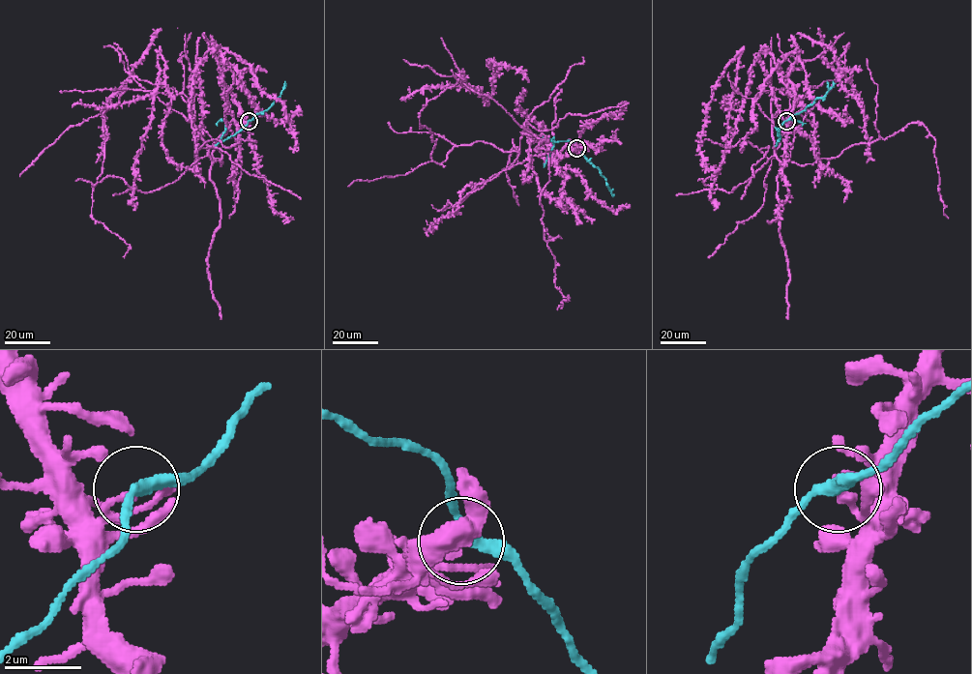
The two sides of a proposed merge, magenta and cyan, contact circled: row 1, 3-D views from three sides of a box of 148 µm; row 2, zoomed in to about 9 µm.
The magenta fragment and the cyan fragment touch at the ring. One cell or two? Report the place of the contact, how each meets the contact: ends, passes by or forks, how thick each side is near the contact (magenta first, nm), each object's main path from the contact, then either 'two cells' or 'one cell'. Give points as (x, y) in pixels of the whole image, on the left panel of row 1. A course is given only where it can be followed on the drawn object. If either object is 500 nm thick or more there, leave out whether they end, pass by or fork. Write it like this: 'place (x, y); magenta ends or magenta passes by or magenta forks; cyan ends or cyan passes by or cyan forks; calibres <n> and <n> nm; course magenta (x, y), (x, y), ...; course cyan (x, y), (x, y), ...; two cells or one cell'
place (249, 121); magenta ends; cyan passes by; calibres 240 and 280 nm; course magenta (249, 121), (211, 48), (194, 91), (208, 154), (133, 190), (160, 52), (163, 148), (201, 170); course cyan (249, 121), (242, 129), (221, 141), (225, 122), (220, 120), (216, 124); one cell

